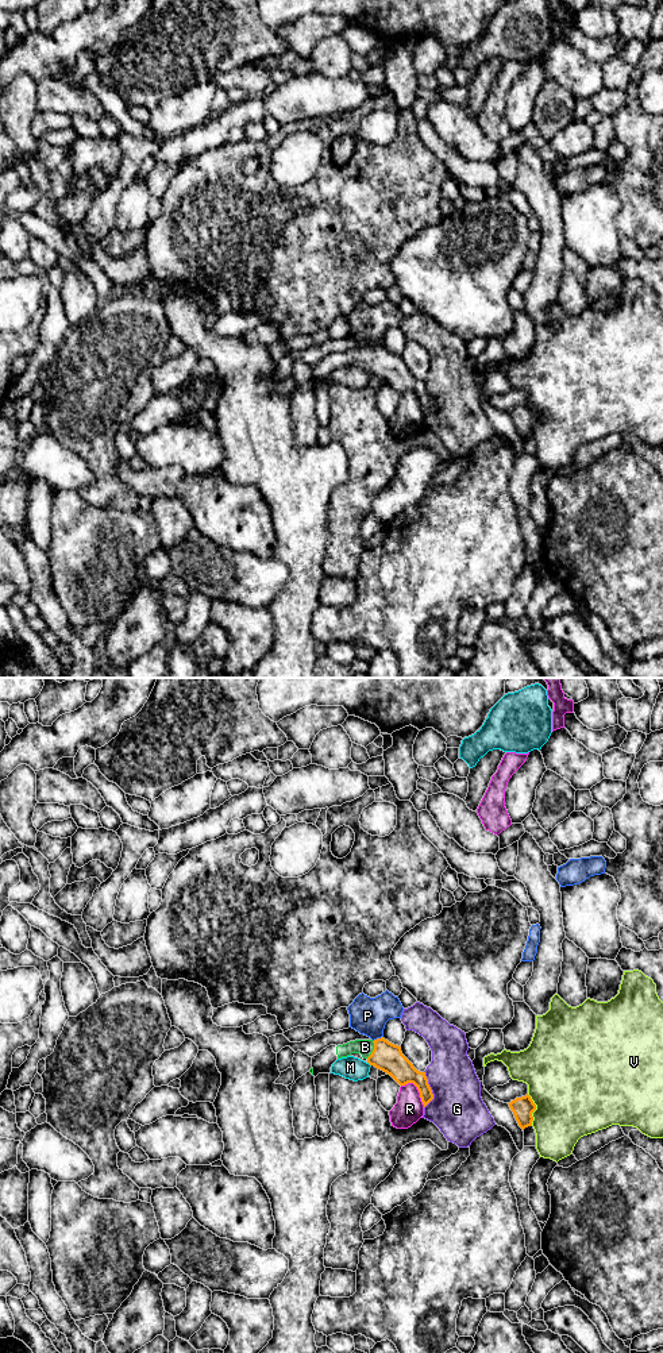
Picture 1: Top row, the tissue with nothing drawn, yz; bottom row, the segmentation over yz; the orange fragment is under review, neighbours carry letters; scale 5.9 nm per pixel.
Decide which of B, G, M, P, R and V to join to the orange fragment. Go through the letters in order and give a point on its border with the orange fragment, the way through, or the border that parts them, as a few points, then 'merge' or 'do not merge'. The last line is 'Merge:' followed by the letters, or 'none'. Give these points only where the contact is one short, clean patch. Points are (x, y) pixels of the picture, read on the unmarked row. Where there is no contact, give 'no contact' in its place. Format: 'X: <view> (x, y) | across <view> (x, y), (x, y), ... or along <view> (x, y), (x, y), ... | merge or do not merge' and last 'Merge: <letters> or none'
B: yz (373, 358) | across yz (385, 365), (373, 358), (365, 355) | merge
G: yz (431, 399) | along yz (424, 380), (432, 403), (432, 408), (424, 416) | do not merge
M: yz (369, 372) | do not merge
P: yz (377, 347) | along yz (382, 345), (373, 350) | do not merge
R: yz (417, 397) | along yz (401, 393), (412, 392), (424, 415) | do not merge
V: yz (535, 417) | do not merge
Merge: B

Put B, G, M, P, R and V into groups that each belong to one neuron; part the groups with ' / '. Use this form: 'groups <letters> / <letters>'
groups B / G / M / P / R / V

